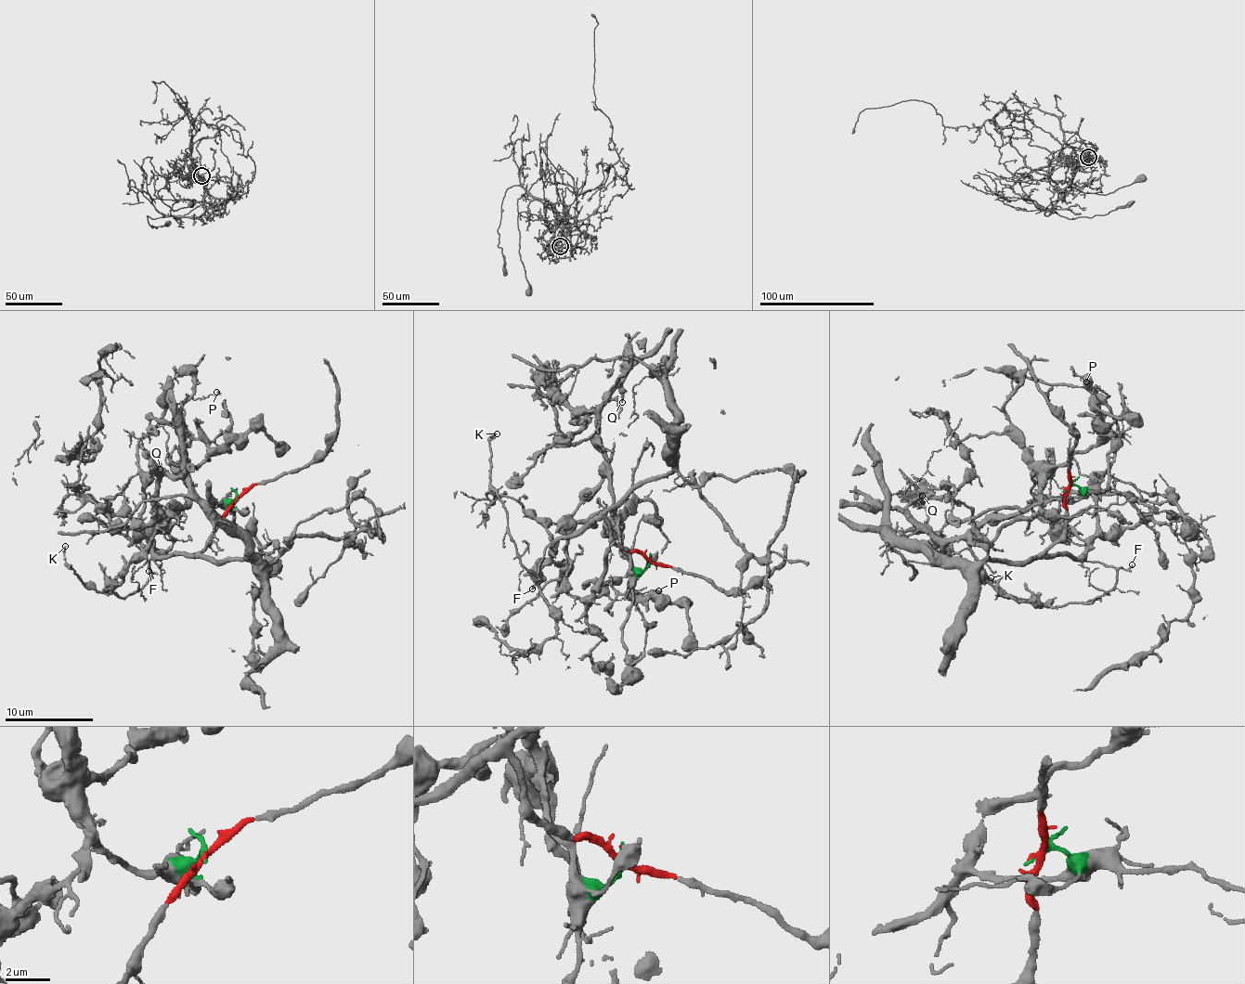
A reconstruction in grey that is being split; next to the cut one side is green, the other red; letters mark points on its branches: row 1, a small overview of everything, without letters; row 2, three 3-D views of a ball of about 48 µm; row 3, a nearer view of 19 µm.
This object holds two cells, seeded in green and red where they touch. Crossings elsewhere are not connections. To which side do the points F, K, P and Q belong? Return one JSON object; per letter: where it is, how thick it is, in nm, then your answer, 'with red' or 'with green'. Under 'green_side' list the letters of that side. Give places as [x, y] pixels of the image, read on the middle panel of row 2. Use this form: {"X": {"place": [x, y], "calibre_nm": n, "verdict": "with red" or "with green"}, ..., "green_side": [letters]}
{"F": {"place": [532, 589], "calibre_nm": 110, "verdict": "with red"}, "K": {"place": [497, 433], "calibre_nm": 180, "verdict": "with red"}, "P": {"place": [658, 590], "calibre_nm": 110, "verdict": "with red"}, "Q": {"place": [622, 402], "calibre_nm": 180, "verdict": "with green"}, "green_side": ["Q"]}

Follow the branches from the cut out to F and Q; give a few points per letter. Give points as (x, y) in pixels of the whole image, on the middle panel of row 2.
F: (649, 559), (616, 543), (611, 526), (603, 519), (594, 519), (575, 533), (558, 537), (545, 550), (531, 589)
Q: (649, 557), (643, 569), (637, 569), (628, 562), (616, 522), (598, 407), (616, 386), (620, 387), (621, 403)

